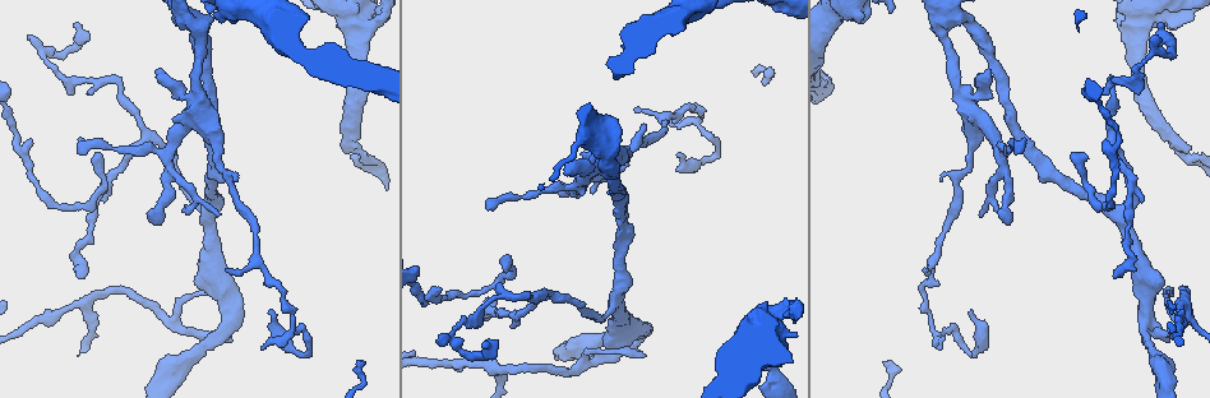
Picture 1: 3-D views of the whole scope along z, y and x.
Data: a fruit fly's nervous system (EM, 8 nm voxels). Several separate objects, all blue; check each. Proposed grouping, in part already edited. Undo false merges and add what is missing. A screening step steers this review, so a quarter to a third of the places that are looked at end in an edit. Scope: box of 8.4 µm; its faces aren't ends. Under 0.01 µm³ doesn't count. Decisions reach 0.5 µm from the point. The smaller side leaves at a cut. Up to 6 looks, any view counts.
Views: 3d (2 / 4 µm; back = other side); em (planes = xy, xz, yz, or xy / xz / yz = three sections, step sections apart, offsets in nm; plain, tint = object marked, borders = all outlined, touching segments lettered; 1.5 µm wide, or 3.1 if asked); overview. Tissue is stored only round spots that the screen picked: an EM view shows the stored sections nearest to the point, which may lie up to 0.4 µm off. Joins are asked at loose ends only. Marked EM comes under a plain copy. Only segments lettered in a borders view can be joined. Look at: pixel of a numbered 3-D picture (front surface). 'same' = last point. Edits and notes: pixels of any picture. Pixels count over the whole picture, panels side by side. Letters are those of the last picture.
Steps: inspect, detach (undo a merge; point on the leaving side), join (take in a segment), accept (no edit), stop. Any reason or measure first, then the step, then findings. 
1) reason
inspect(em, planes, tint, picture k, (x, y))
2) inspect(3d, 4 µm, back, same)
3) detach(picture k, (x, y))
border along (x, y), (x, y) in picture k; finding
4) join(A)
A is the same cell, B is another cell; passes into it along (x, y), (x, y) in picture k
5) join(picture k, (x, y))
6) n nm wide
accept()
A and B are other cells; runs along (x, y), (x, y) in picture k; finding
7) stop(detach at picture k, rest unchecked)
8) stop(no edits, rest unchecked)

thin end
inspect(3d, 2 µm, picture 1, (218, 212))

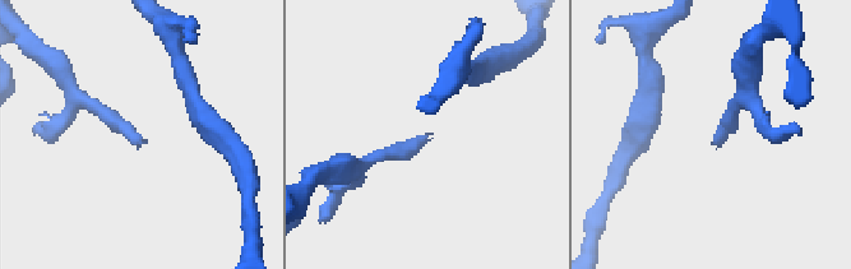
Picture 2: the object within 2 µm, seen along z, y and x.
now the EM
inspect(em, planes, tint, picture 2, (718, 137))

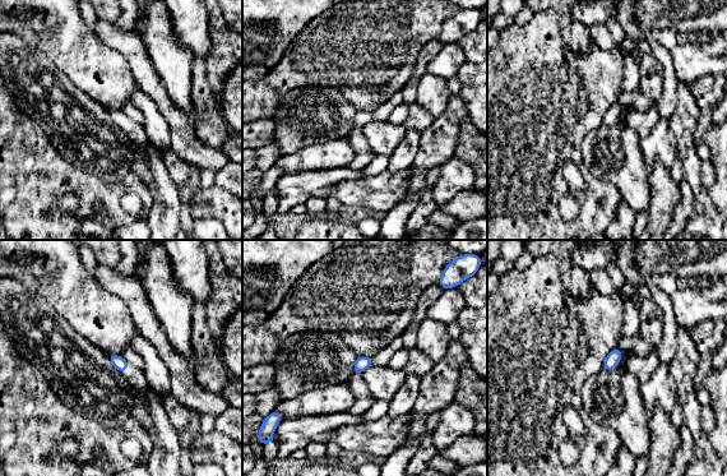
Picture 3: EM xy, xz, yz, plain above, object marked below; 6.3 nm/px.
inspect(em, planes, borders, same)

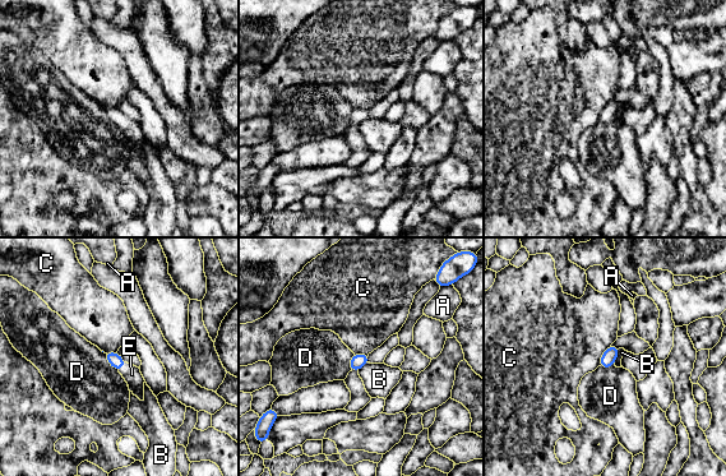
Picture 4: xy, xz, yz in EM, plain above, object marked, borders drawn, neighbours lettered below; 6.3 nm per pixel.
D touches over 170 nm
join(E)
E is the same cell, A, B, C and D are other cells; passes into it along (115, 360), (124, 365), (132, 374) in picture 4; it goes on there

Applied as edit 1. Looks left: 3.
tapers out
inspect(3d, 4 µm, picture 1, (494, 301))

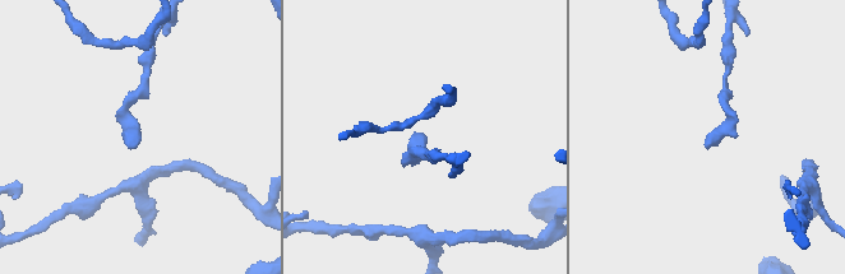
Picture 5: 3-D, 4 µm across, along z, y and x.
now the EM
inspect(em, planes, borders, picture 5, (427, 136))

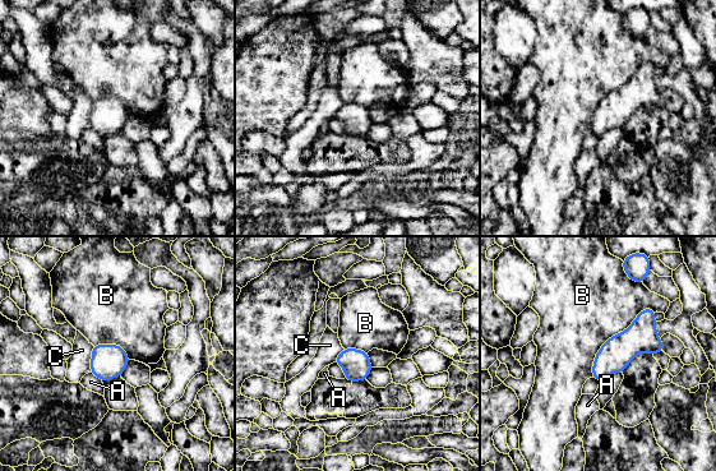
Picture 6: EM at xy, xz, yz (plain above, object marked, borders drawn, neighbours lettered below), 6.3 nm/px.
accept()
A, B and C are other cells; border along (655, 310), (600, 347), (591, 377) in picture 6; none of them fits

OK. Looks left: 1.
stop(join at picture 4, rest unchecked)

